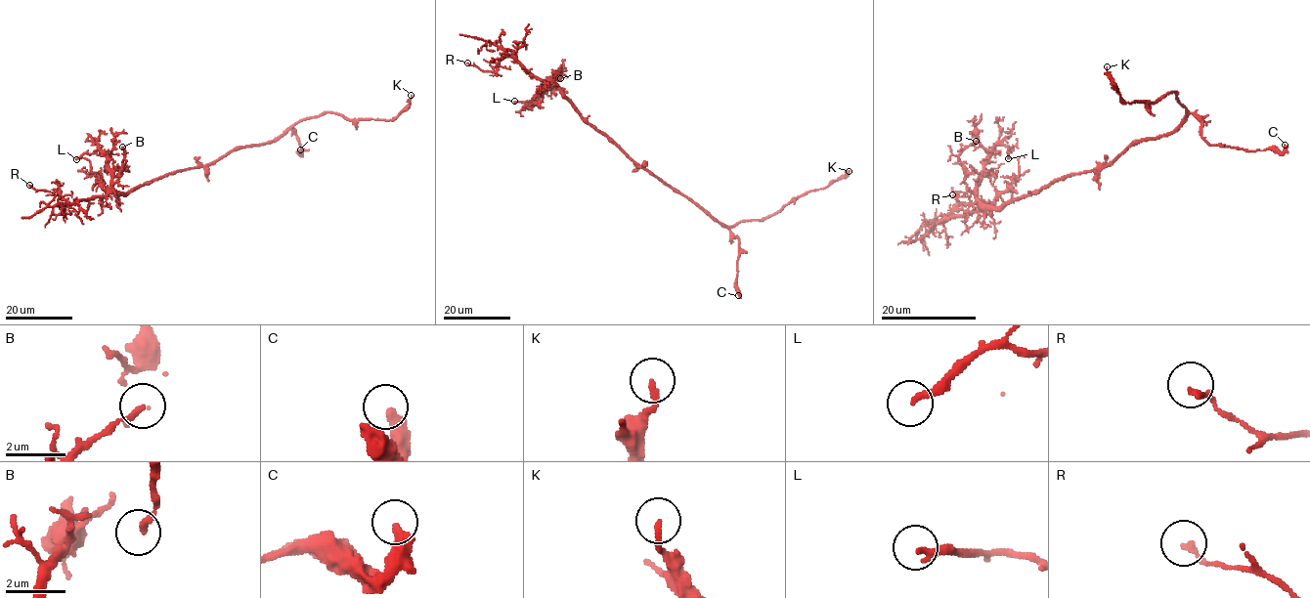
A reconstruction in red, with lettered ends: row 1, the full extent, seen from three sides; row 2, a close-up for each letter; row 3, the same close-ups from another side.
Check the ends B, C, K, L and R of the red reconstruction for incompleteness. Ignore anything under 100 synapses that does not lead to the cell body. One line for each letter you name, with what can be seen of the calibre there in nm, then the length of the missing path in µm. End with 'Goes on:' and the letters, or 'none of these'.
Goes on: none of these

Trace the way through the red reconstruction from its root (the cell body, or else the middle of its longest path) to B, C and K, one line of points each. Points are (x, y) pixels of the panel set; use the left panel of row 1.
B: (215, 161), (174, 171), (126, 192), (117, 192), (112, 185), (122, 167), (122, 147)
C: (215, 161), (240, 148), (272, 143), (289, 127), (300, 145), (299, 154), (300, 149)
K: (215, 161), (240, 148), (272, 143), (296, 123), (327, 112), (348, 119), (392, 120), (409, 104), (411, 95)

